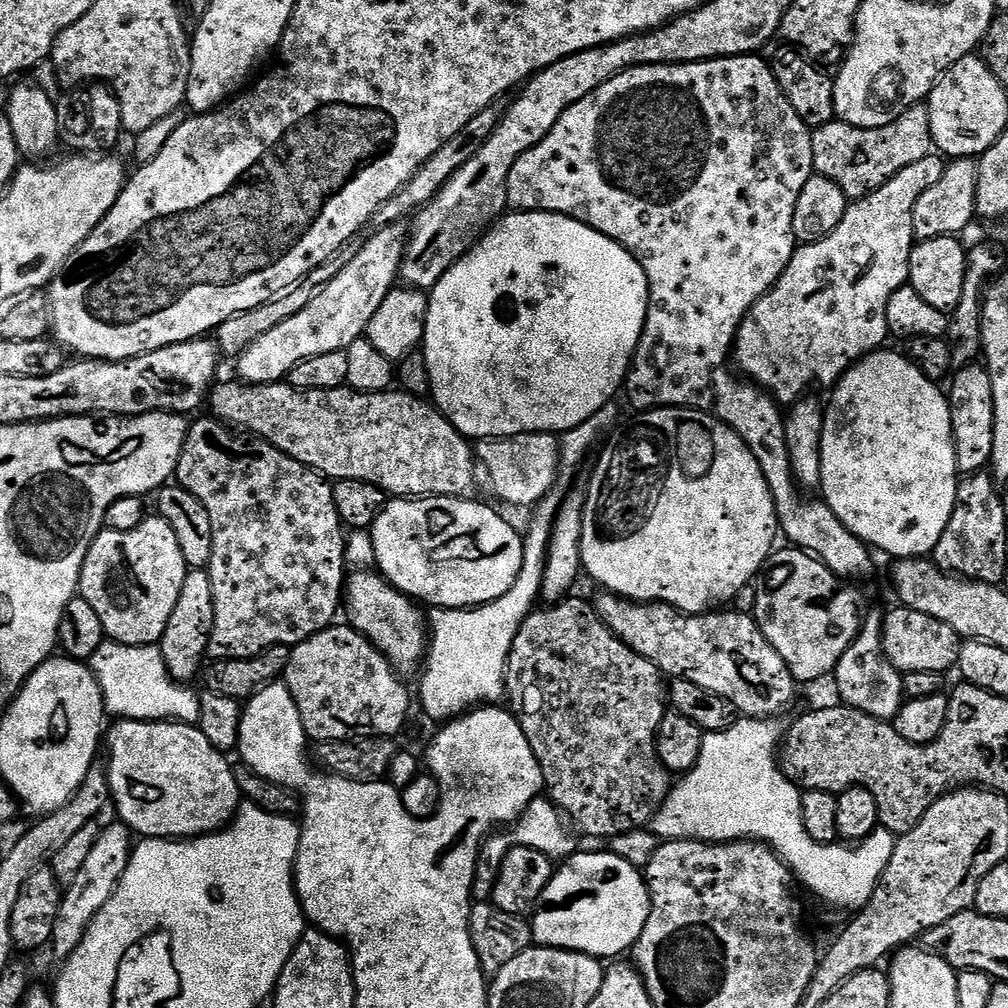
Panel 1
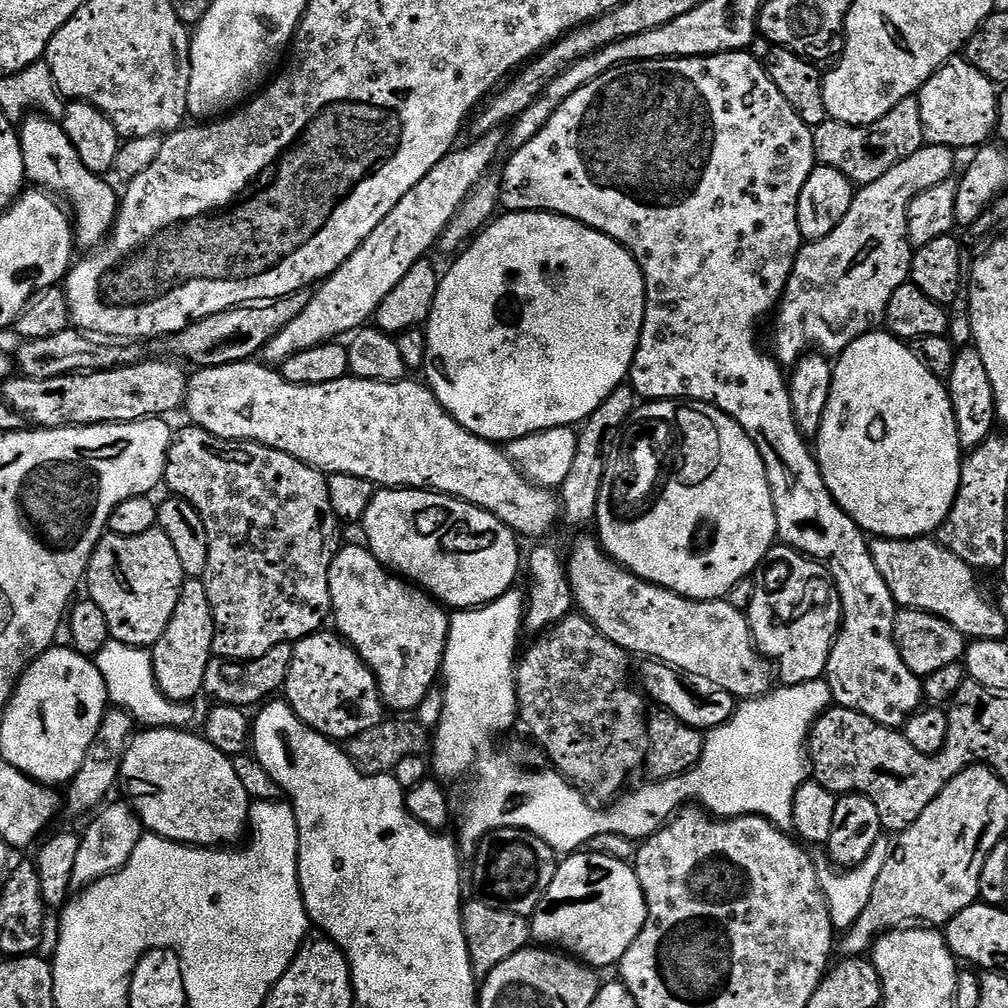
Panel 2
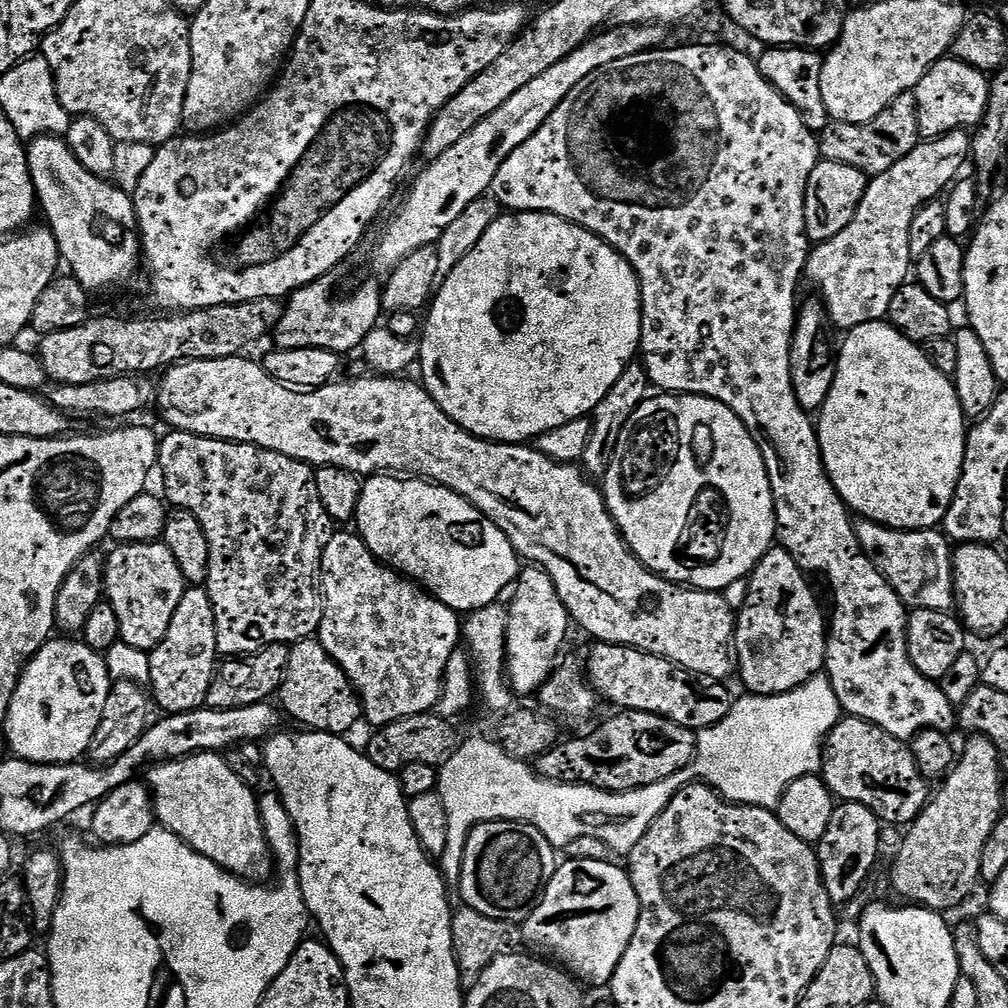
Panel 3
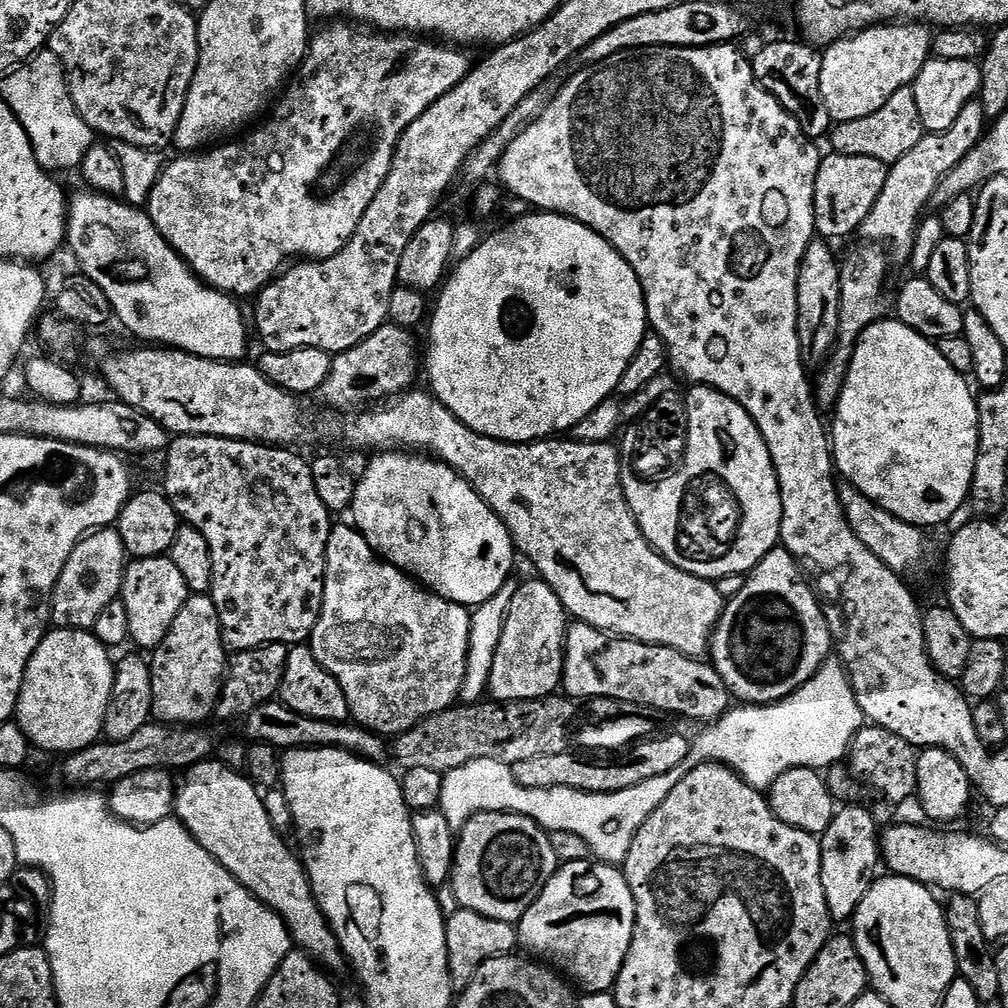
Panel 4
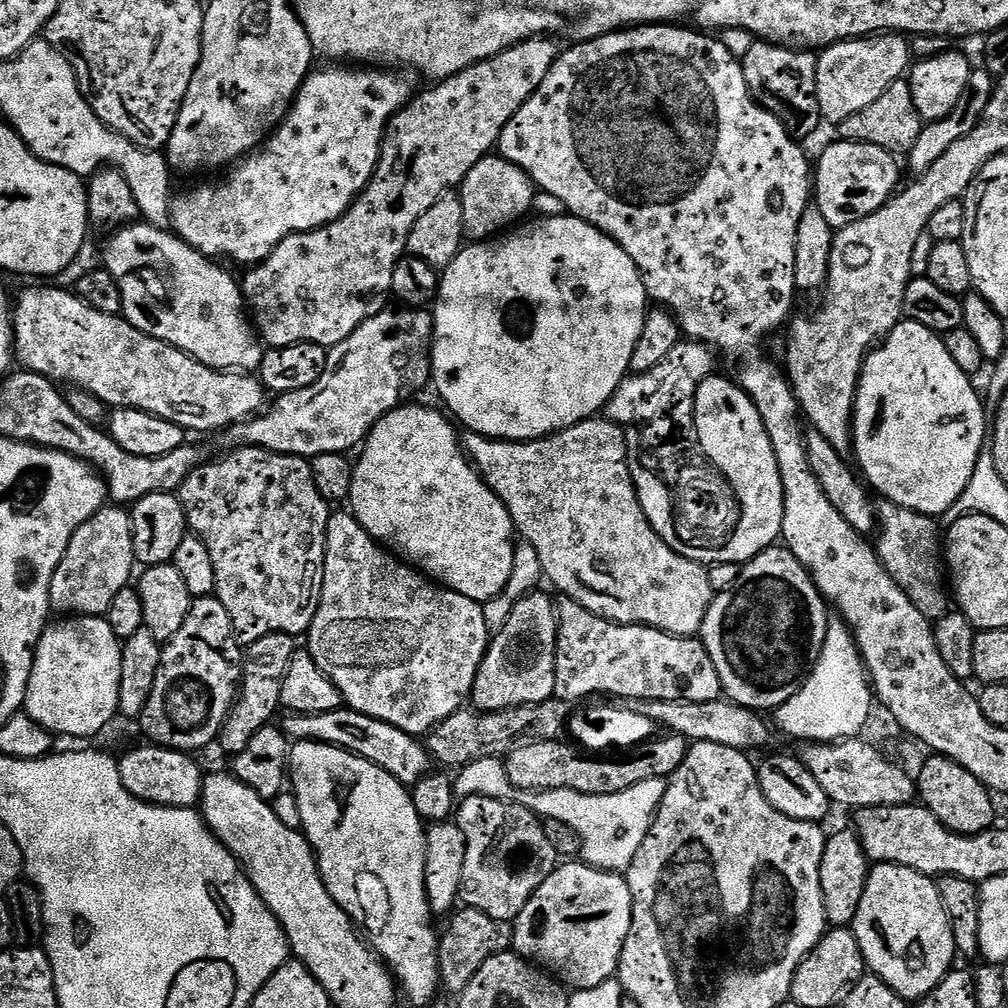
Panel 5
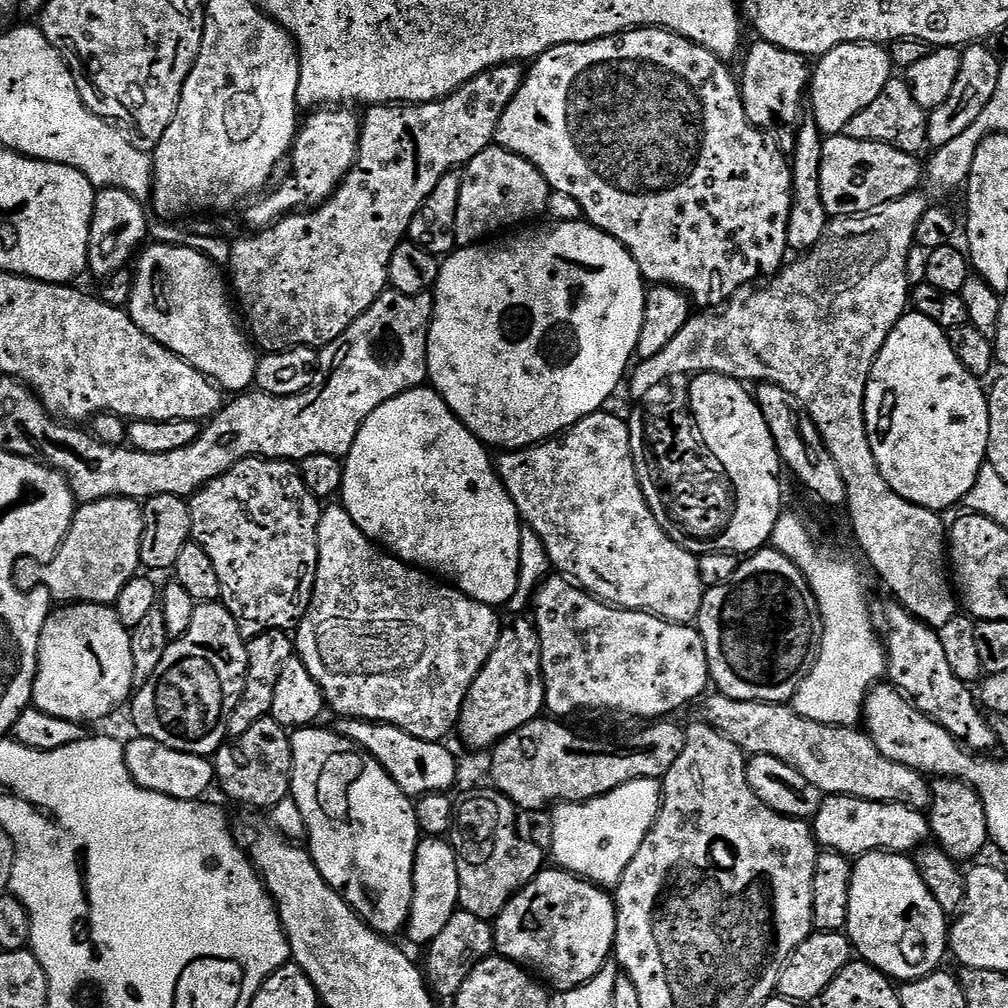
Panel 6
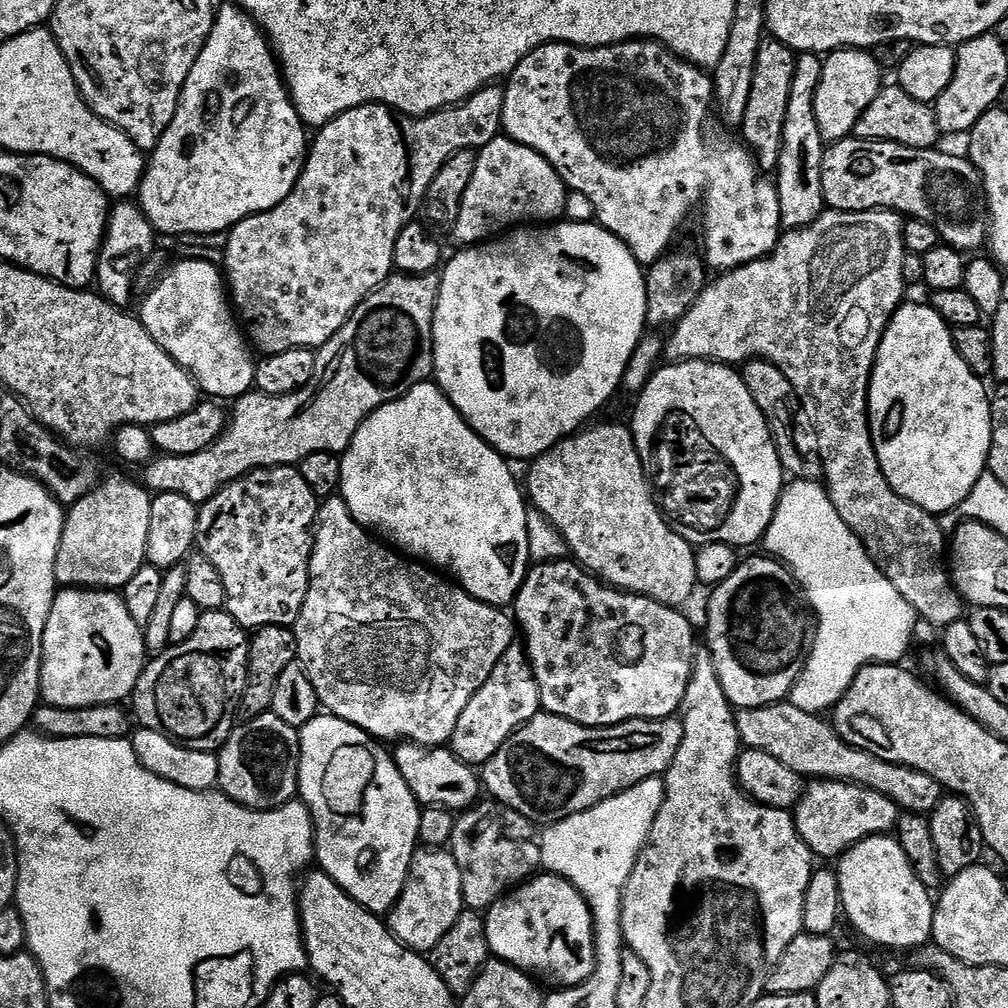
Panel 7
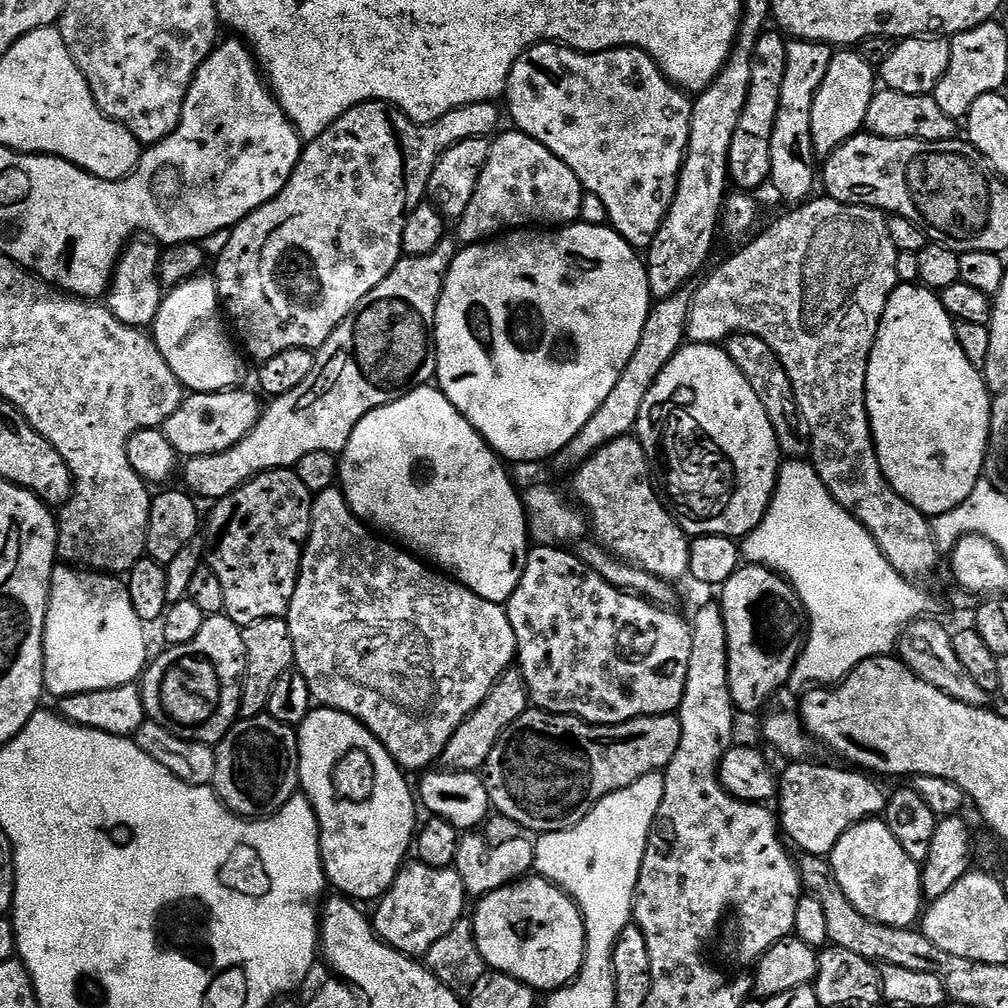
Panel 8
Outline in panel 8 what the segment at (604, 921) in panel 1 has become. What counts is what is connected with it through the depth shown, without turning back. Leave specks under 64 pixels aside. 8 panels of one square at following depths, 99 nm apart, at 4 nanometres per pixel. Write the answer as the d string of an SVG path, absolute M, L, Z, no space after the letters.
M525 878L479 897L476 916L471 917L478 950L485 965L493 972L502 972L527 984L540 994L551 994L572 983L586 955L584 950L584 919L580 907L555 884L543 878Z

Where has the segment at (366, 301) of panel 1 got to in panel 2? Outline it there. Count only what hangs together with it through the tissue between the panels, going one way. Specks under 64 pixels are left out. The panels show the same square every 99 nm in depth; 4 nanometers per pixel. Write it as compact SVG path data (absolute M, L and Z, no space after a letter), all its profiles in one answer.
M497 130L486 134L480 140L472 140L469 148L457 147L444 156L442 162L438 162L438 166L434 166L434 170L430 170L430 174L426 174L426 178L422 178L422 182L418 182L418 186L414 186L414 190L410 190L410 194L406 194L406 198L402 198L402 202L398 202L398 206L394 206L394 210L390 210L390 214L386 214L386 218L378 222L378 226L374 226L374 234L370 234L370 238L366 238L366 242L362 242L362 246L358 246L358 250L354 250L354 254L350 254L350 258L346 258L346 262L338 266L336 273L312 292L312 301L306 306L306 310L302 310L302 314L298 314L298 318L294 318L290 326L286 326L278 334L274 334L274 338L270 338L262 353L263 363L279 366L286 358L302 350L344 338L340 336L347 337L364 328L375 317L378 306L386 298L386 294L390 294L390 290L394 290L394 286L398 286L398 282L402 282L402 278L410 274L410 266L425 259L429 255L428 251L437 247L440 235L458 214L462 202L466 202L466 198L476 189L477 184L489 175L488 167L495 162L503 140L505 143L505 133Z

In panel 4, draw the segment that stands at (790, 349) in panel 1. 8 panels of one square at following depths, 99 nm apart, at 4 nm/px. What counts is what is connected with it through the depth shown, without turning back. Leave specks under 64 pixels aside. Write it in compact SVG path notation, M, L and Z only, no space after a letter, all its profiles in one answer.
M974 99L963 108L962 114L958 114L950 130L929 132L923 136L910 154L902 154L902 158L889 167L886 186L882 194L878 194L878 202L874 202L874 210L870 210L870 214L866 214L860 223L859 235L864 235L869 245L883 246L895 263L897 260L907 265L912 258L916 225L926 212L924 207L932 204L932 195L934 190L938 190L942 178L946 178L946 174L950 174L950 170L954 170L954 166L958 166L958 162L962 162L962 158L966 158L974 146L978 146L985 131L984 111L979 99Z

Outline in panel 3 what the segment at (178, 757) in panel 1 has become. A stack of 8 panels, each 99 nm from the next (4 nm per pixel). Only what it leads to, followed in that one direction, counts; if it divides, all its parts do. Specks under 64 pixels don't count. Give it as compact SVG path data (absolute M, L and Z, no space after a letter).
M196 752L193 756L183 756L180 760L170 760L167 762L161 762L155 766L147 769L146 783L149 788L152 789L152 801L156 805L156 819L163 827L167 828L169 832L172 832L178 839L183 840L185 844L188 844L198 854L202 854L206 858L210 858L218 866L222 866L227 869L228 872L235 873L236 876L245 878L250 882L264 882L271 872L274 872L274 852L270 847L270 836L266 831L266 824L264 828L264 820L260 817L260 804L256 801L256 796L252 793L253 785L249 781L244 780L237 772L232 768L231 763L223 755L215 752Z

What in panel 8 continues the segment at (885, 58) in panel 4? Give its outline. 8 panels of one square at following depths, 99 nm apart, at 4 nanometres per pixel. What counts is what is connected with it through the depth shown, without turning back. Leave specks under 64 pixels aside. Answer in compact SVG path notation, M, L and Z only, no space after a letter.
M840 50L833 55L830 70L814 98L812 137L817 157L831 156L867 125L870 102L877 91L877 69L865 56L860 55L859 51Z

